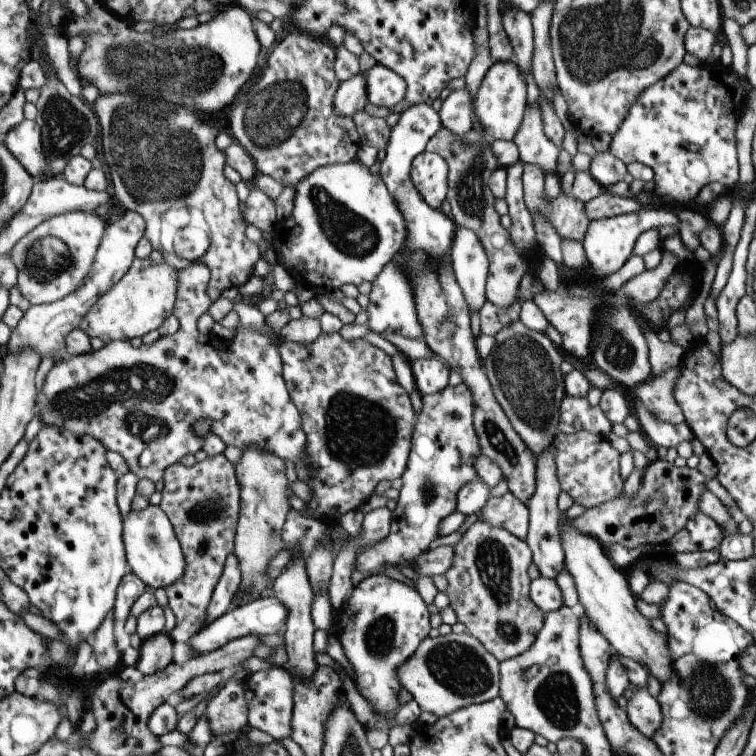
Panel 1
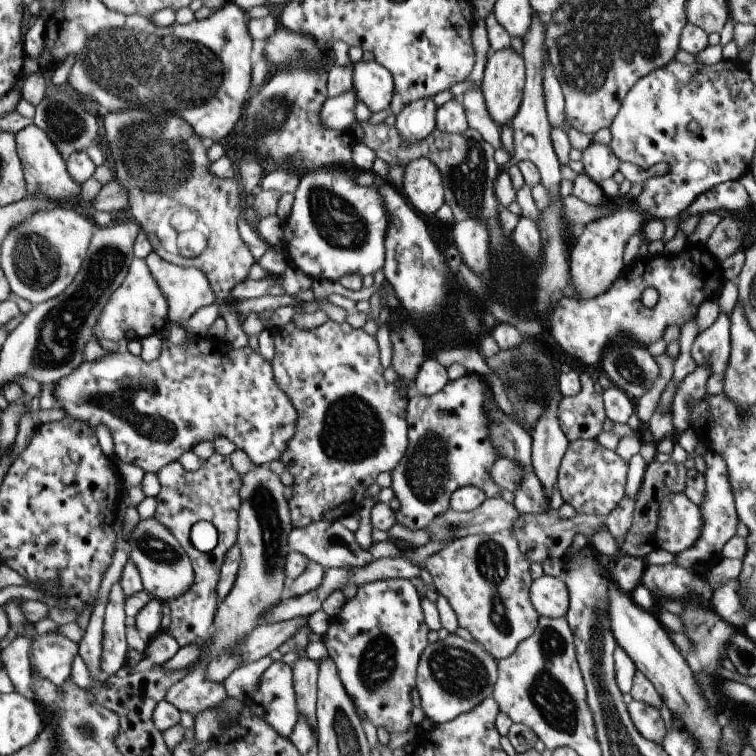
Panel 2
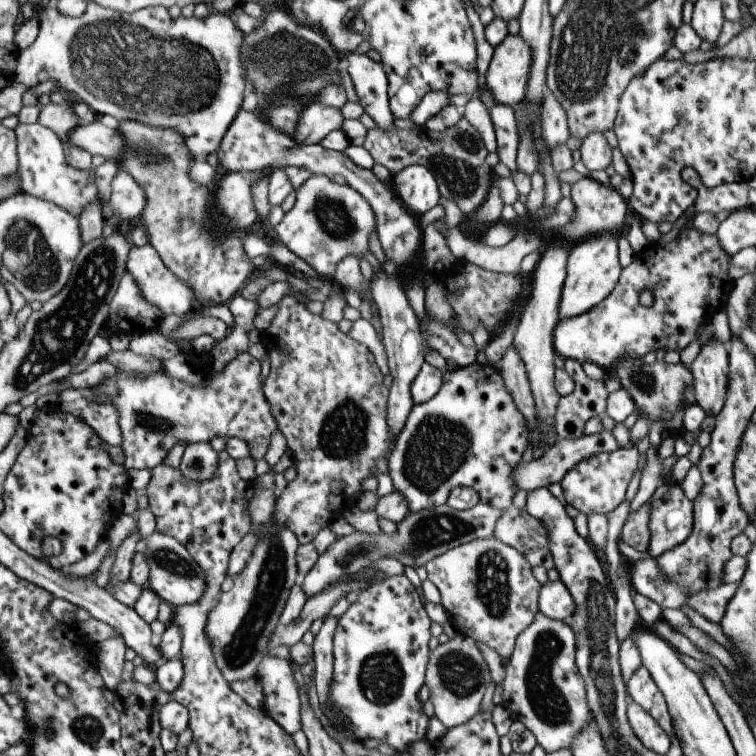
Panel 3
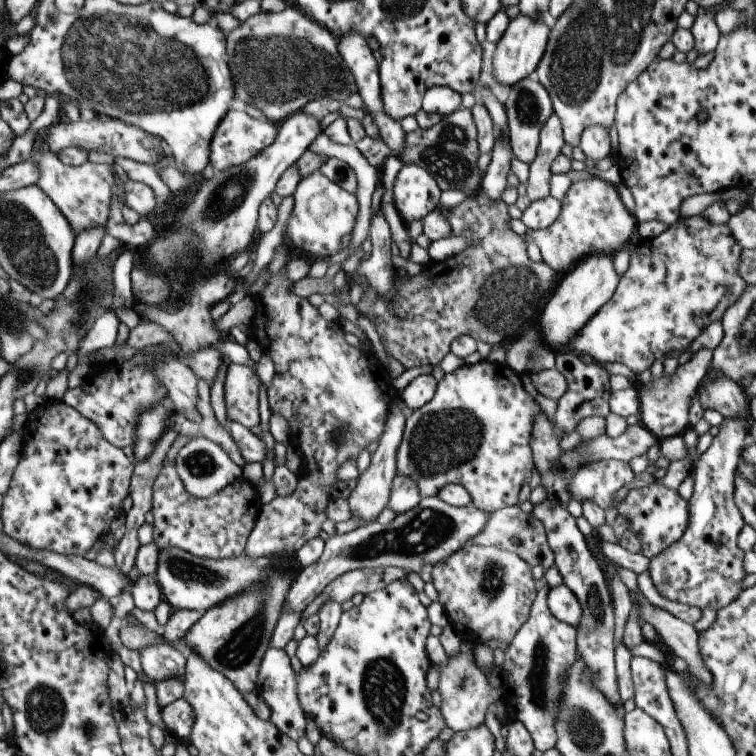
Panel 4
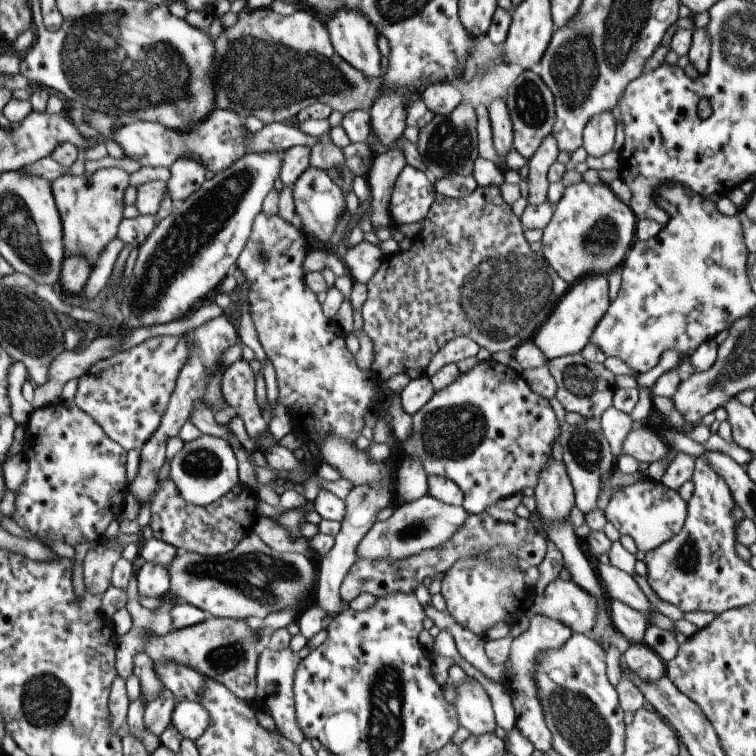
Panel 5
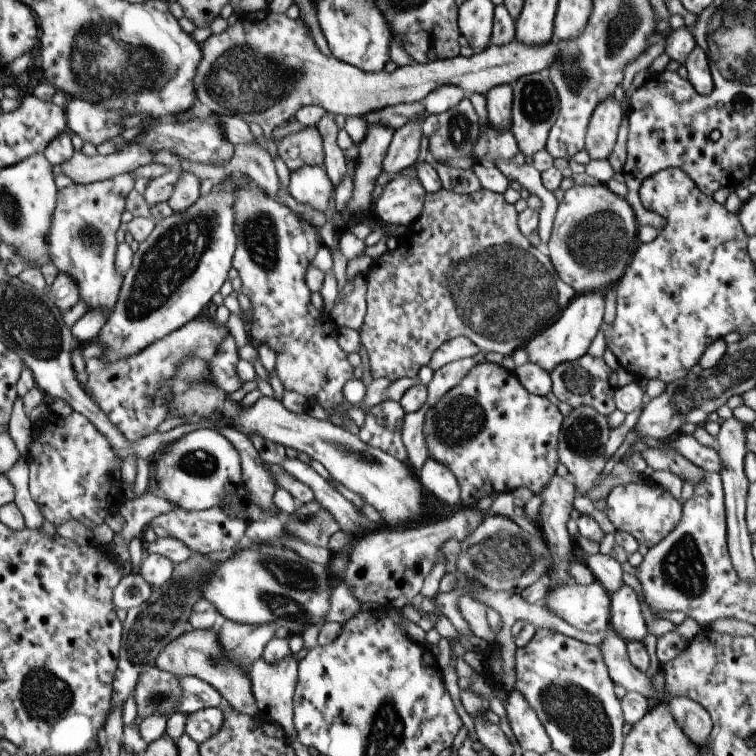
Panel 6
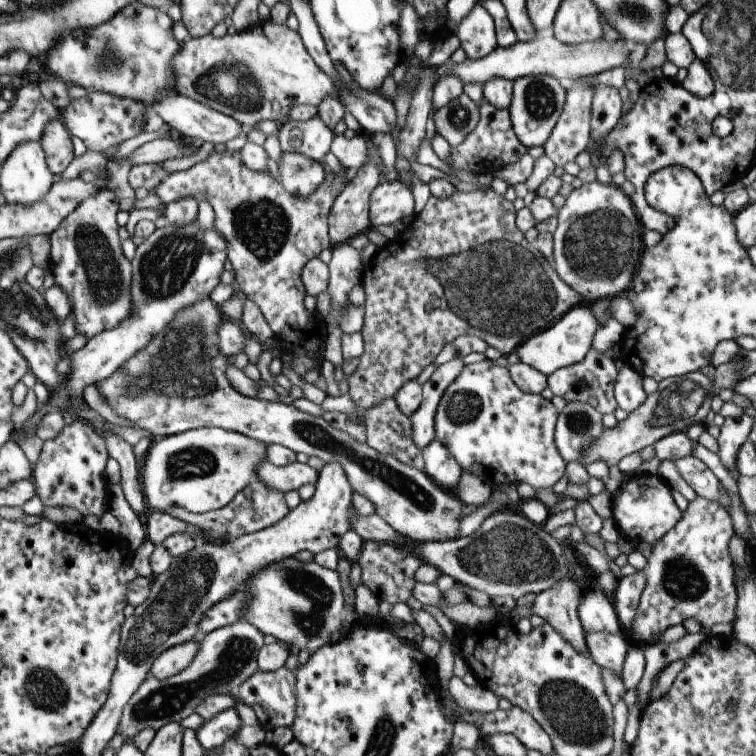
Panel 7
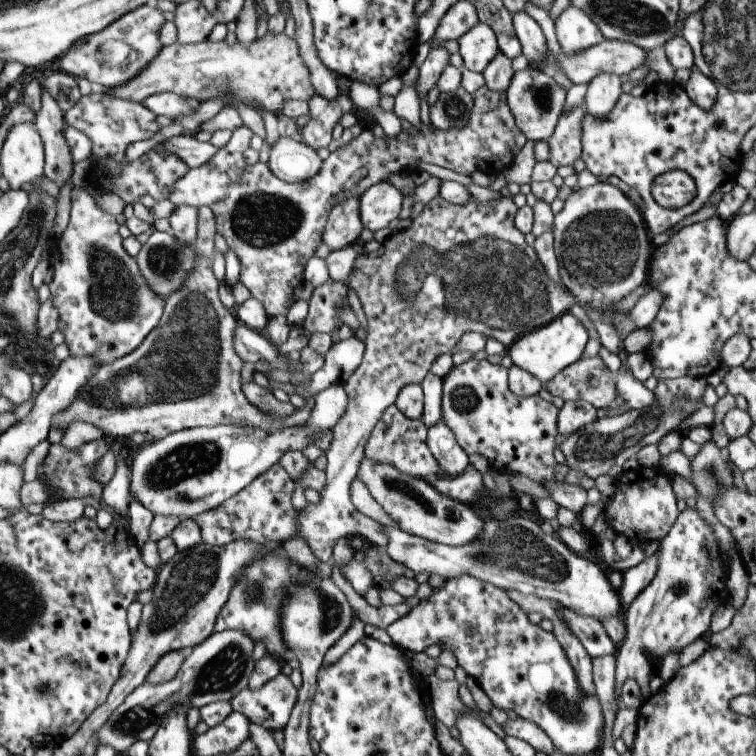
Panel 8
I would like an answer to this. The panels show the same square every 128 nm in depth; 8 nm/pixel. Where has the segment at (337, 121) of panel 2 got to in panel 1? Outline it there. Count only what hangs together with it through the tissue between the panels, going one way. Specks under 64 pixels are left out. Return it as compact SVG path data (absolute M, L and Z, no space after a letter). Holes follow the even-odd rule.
M359 72L353 78L338 84L333 96L333 110L337 116L352 118L353 114L361 111L366 103L363 73Z

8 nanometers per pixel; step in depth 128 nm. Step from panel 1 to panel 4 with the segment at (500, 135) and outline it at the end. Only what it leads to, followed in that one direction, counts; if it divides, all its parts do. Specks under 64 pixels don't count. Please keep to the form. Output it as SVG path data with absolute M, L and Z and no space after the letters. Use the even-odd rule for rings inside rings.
M520 13L515 16L507 26L505 33L496 43L492 53L492 76L493 79L507 88L519 83L523 78L533 76L538 66L550 32L550 22L546 17L539 21L533 21Z

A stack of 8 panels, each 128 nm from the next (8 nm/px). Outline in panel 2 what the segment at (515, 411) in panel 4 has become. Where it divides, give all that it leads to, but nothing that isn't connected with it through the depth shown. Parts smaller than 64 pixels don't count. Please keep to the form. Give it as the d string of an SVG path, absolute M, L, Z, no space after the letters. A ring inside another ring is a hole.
M466 372L463 376L448 380L447 384L431 396L416 395L409 397L405 406L405 424L407 424L407 448L397 466L389 472L395 505L395 520L409 530L423 529L433 516L447 510L449 496L454 490L464 486L476 486L485 498L499 498L499 486L489 478L489 470L499 458L487 440L487 414L483 410L485 392L491 394L485 378Z

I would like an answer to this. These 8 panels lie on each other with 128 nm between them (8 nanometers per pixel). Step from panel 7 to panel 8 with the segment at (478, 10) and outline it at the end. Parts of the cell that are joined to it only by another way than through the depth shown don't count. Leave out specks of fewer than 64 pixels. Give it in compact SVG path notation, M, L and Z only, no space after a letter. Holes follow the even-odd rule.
M479 20L457 38L457 45L464 68L477 73L481 73L499 52L495 34L487 23Z

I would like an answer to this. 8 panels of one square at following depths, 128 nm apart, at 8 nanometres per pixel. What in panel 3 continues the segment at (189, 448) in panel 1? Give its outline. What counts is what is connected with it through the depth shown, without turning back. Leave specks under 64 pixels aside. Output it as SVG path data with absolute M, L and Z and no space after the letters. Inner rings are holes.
M147 242L143 246L132 246L125 262L127 274L133 275L133 280L139 288L141 300L145 300L147 304L159 308L163 316L173 314L175 316L187 316L195 309L195 302L191 288L181 282L179 278L175 278L163 262L158 257L157 251ZM247 351L242 352L225 364L225 368L217 374L211 374L210 370L202 374L202 383L187 384L183 380L170 377L165 371L157 370L153 374L125 374L115 369L113 377L103 378L99 384L93 387L93 402L97 404L113 404L113 408L119 414L119 430L121 430L121 446L115 450L116 457L123 462L125 469L149 468L152 469L163 462L165 454L175 444L193 444L193 442L209 442L215 436L219 438L235 437L243 440L249 448L249 457L254 461L263 459L269 446L269 436L277 429L275 418L271 414L271 408L267 404L263 394L263 380L259 377L261 368L259 361L251 357Z

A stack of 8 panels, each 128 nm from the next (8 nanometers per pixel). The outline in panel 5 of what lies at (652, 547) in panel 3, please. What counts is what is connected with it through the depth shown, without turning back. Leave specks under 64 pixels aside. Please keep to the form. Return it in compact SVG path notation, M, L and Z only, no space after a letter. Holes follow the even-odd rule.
M641 478L631 486L619 488L607 502L604 513L619 535L631 536L636 550L645 555L681 530L686 516L685 504L676 491L667 489L659 481Z

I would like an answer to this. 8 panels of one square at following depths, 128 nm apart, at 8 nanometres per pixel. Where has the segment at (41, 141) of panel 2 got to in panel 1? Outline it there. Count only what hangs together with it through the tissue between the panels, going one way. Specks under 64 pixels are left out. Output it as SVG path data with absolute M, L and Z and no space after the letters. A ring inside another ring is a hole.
M23 119L21 124L13 126L1 139L5 142L5 148L34 181L43 182L54 178L53 174L47 176L45 172L47 164L41 146L40 128L35 121Z

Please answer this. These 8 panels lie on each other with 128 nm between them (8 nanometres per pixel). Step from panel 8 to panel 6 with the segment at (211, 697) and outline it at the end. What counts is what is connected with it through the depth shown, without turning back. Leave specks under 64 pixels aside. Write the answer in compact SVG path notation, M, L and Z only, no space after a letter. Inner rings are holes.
M225 619L217 634L217 641L232 662L247 670L260 658L265 644L274 636L272 623L249 625ZM153 663L145 664L135 684L135 721L153 714L165 715L166 718L176 712L180 689L179 678L161 671Z

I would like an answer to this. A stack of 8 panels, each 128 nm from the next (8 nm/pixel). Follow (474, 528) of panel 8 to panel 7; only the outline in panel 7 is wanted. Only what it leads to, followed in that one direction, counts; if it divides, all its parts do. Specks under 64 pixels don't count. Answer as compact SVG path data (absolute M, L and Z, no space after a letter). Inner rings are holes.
M209 297L180 311L160 336L150 341L144 350L129 358L129 361L113 372L111 377L95 384L112 412L133 422L133 425L149 430L151 439L169 437L202 427L218 427L237 432L263 445L276 443L291 450L295 455L303 453L308 457L314 456L324 464L336 463L343 470L352 493L365 498L374 507L374 514L400 536L417 543L457 538L455 534L458 521L461 519L459 510L462 503L452 492L433 484L422 471L406 466L390 455L377 453L366 443L358 442L349 434L327 423L322 417L299 412L292 405L286 406L279 401L268 402L255 397L245 397L230 388L225 376L227 357L223 357L217 349L216 331L223 320L225 318Z

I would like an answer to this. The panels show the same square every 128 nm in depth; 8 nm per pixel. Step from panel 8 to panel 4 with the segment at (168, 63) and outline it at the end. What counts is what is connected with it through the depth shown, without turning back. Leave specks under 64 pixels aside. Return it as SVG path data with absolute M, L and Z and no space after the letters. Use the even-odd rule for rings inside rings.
M286 7L279 13L261 11L241 22L238 28L226 35L226 58L234 85L234 98L256 107L267 121L275 125L303 109L310 101L329 96L343 104L350 94L357 92L354 79L338 54L337 40L326 28L318 26L295 7Z

